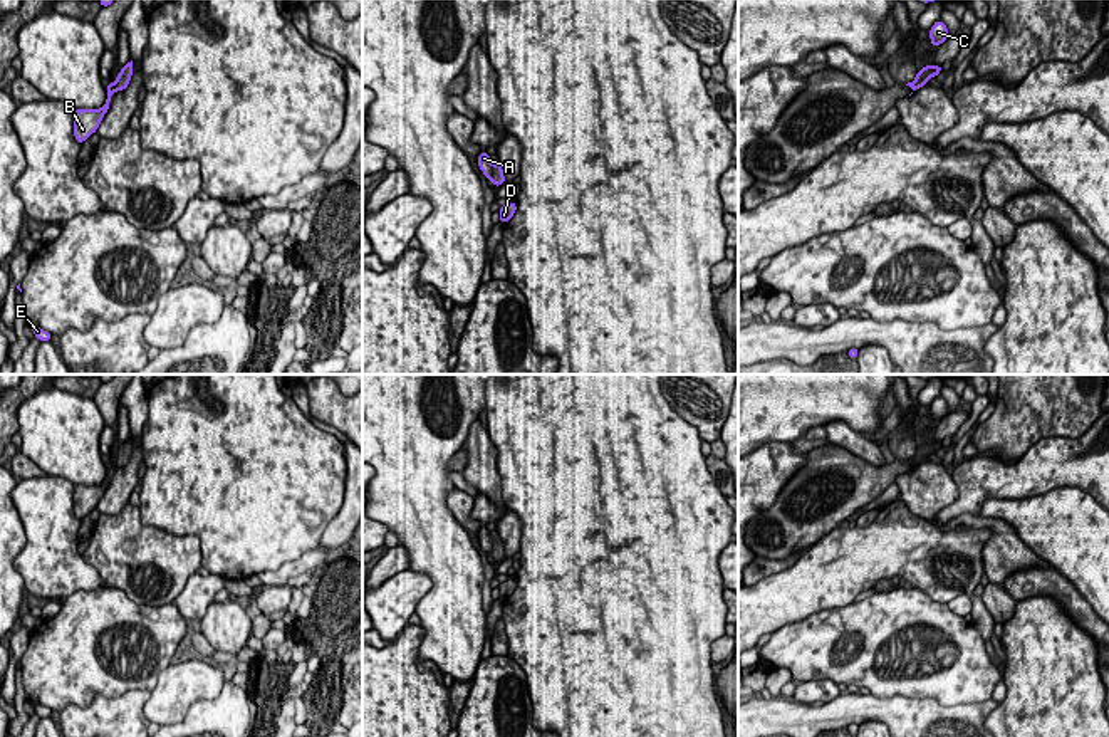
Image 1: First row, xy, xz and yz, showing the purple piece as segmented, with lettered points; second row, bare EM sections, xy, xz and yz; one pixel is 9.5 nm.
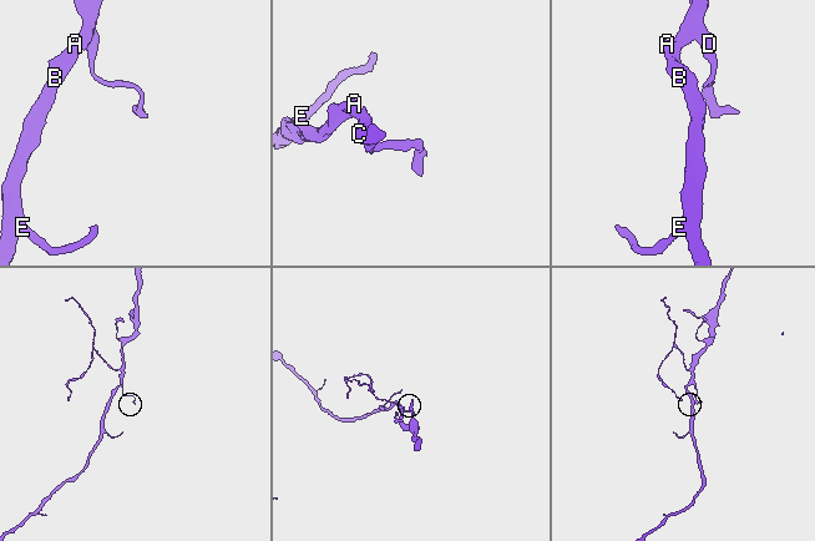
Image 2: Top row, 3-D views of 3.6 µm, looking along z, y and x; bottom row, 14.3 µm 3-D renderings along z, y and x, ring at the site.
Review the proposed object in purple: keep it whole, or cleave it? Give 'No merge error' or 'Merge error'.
Merge error

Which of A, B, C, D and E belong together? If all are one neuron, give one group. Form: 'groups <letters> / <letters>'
groups A B E / C D

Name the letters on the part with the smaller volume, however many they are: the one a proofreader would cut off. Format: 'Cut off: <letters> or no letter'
Cut off: A, B, E

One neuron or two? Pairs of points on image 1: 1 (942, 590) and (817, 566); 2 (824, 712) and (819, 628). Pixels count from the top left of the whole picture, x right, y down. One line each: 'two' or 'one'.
1: one
2: two

